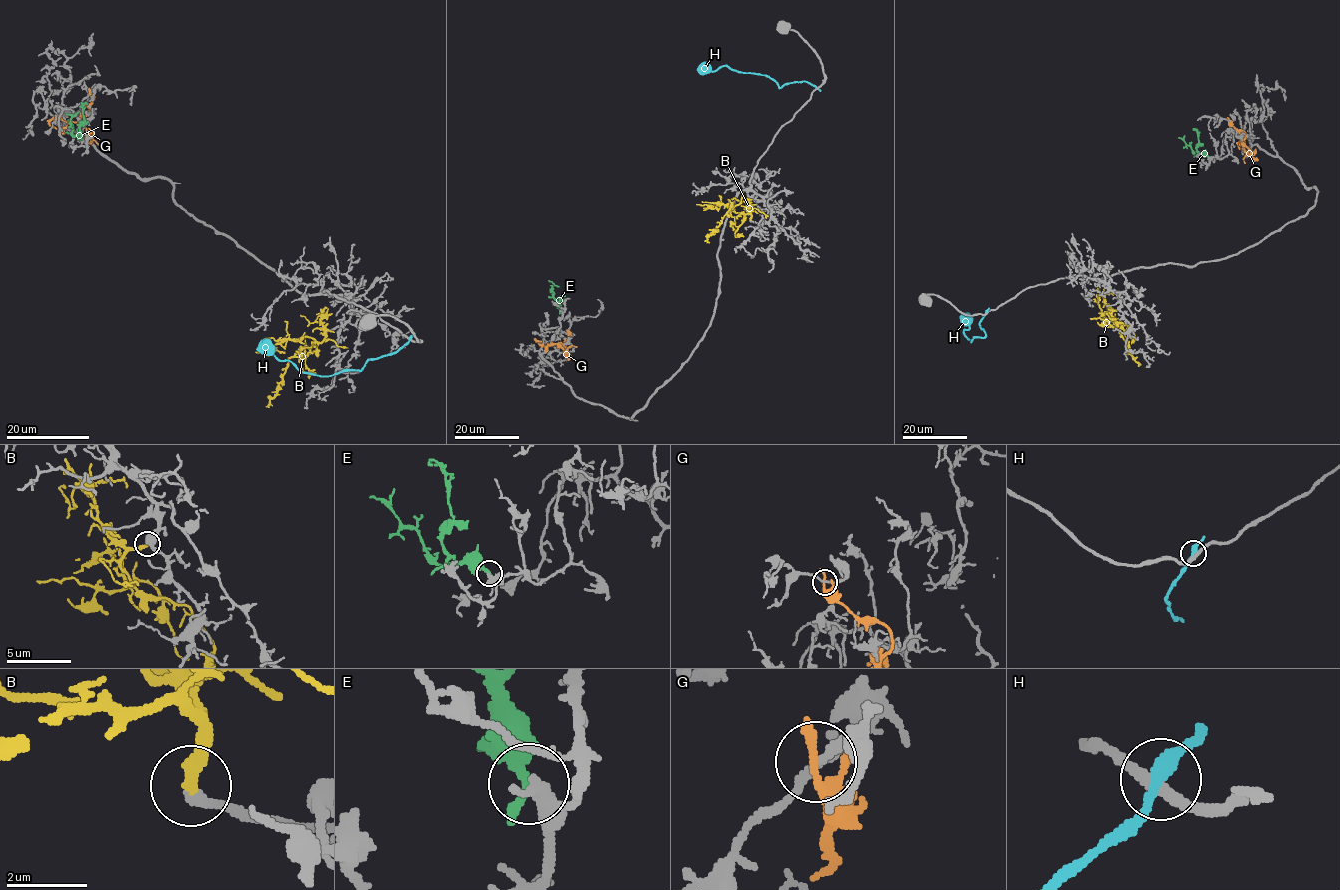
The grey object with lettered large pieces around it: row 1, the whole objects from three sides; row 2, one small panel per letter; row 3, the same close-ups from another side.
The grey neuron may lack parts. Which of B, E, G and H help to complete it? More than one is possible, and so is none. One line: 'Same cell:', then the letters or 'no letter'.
Same cell: B

